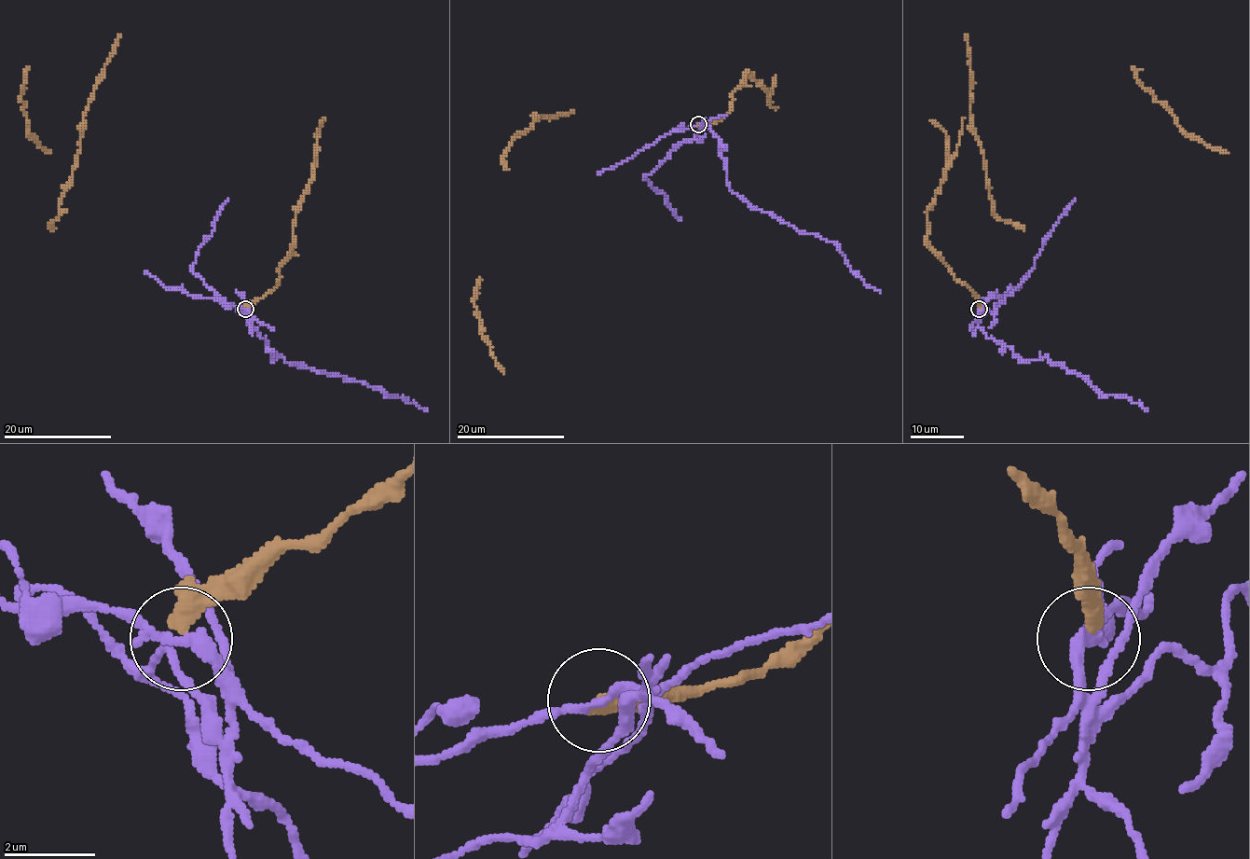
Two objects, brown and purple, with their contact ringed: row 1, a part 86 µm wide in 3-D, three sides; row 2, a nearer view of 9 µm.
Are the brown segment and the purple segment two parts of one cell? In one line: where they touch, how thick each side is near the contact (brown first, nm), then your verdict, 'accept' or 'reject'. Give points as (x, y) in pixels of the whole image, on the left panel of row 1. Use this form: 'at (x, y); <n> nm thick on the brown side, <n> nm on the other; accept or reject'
at (245, 309); 440 nm thick on the brown side, 240 nm on the other; reject

